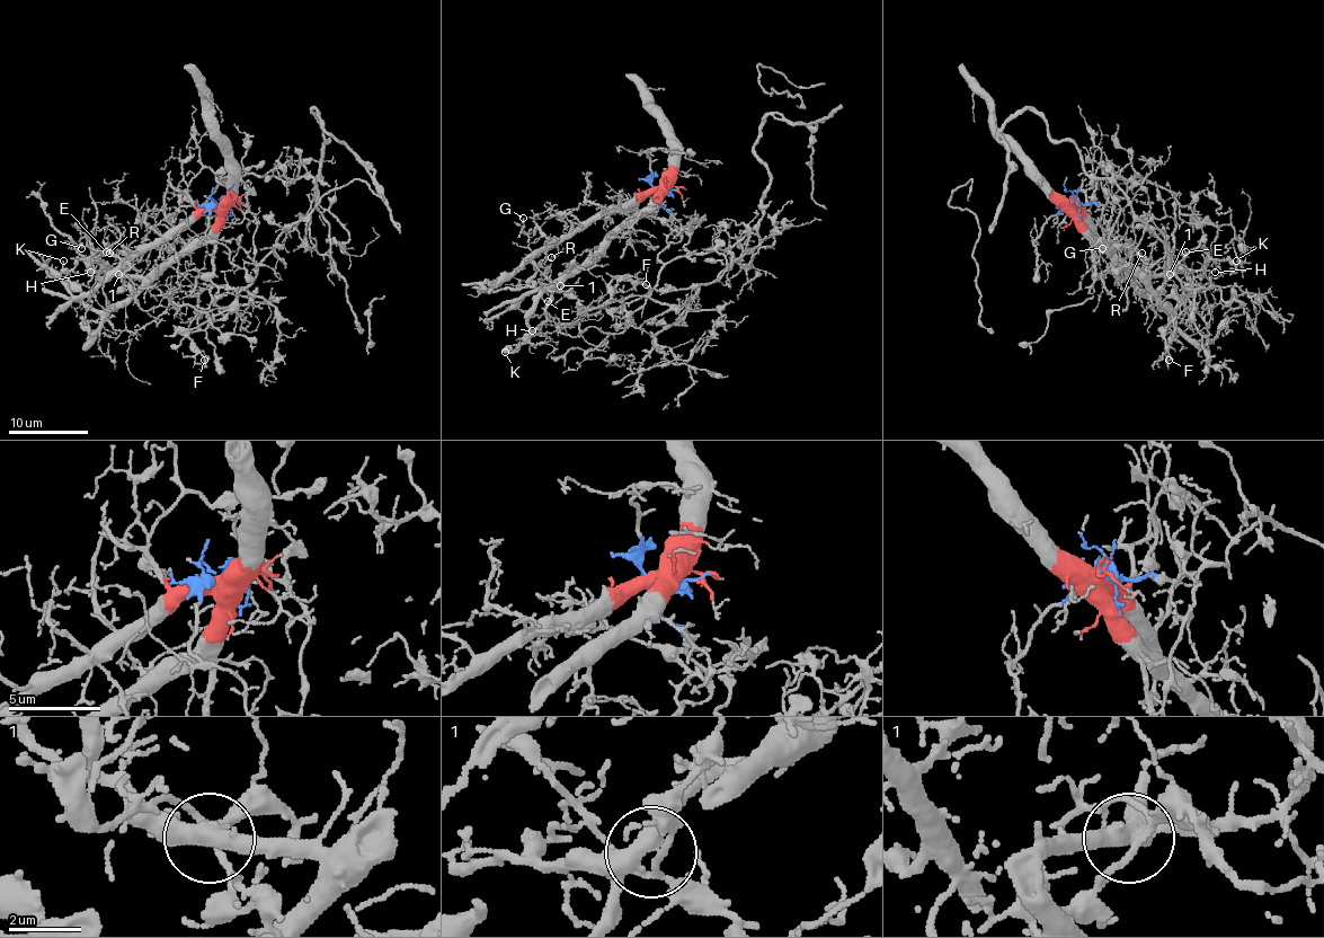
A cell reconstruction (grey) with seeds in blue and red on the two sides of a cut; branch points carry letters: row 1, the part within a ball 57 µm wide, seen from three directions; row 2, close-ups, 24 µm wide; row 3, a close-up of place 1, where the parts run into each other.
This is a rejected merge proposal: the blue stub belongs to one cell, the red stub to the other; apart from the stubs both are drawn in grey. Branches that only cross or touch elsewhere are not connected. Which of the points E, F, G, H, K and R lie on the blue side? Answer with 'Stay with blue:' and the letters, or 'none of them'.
Stay with blue: F

